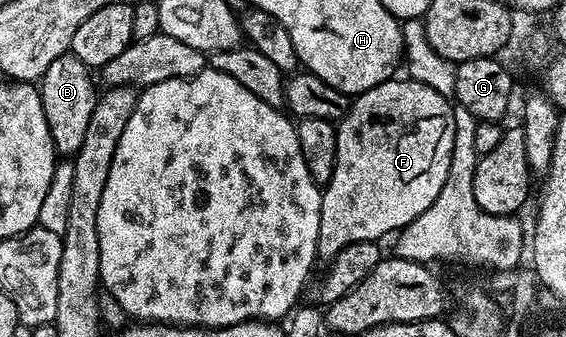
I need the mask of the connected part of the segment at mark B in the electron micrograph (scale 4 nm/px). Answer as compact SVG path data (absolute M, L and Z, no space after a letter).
M65 54L54 58L54 62L46 66L38 81L46 123L56 151L61 157L75 157L76 151L82 146L82 138L86 138L86 126L90 122L90 114L94 114L98 99L98 88L92 85L92 76L93 73L78 57Z

